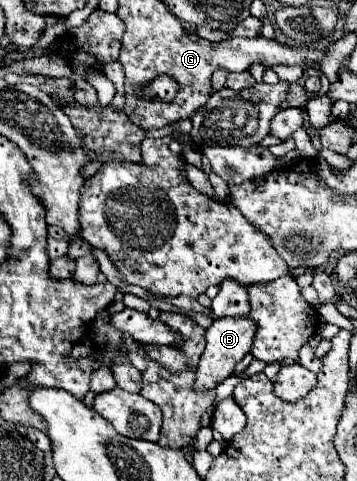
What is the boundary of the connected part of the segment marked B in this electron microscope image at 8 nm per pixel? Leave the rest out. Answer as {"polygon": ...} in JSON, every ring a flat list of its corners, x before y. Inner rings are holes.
{"polygon":[[243,316,243,318,217,318,211,324,211,328,207,330,207,334,205,334,207,346,205,346,205,352,203,352,201,360,199,360,195,388,197,390,215,388,229,374,233,374,235,364,251,350,253,340,255,340,255,330,257,330,257,326,255,326,255,320,251,316]]}

